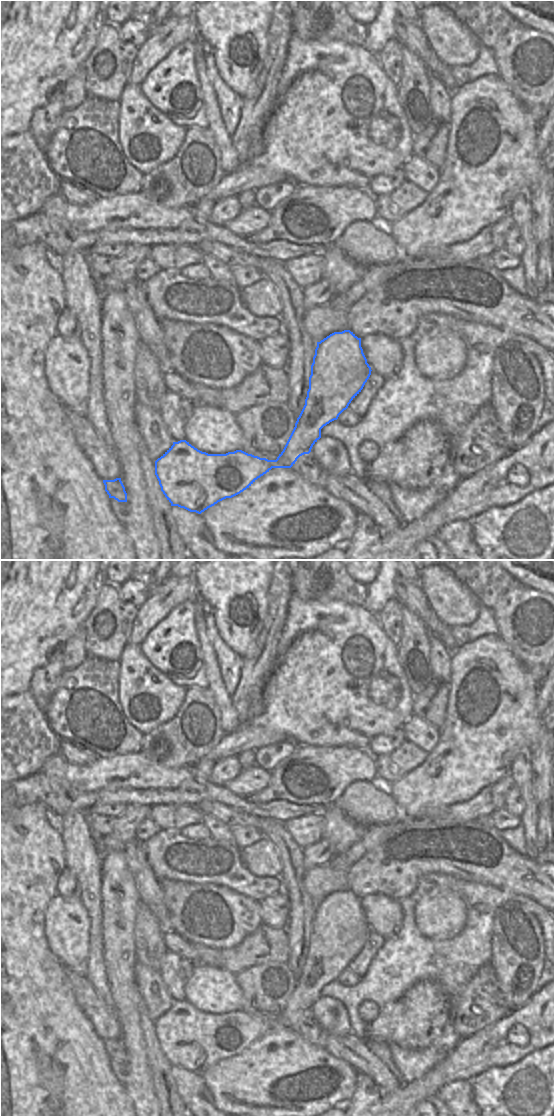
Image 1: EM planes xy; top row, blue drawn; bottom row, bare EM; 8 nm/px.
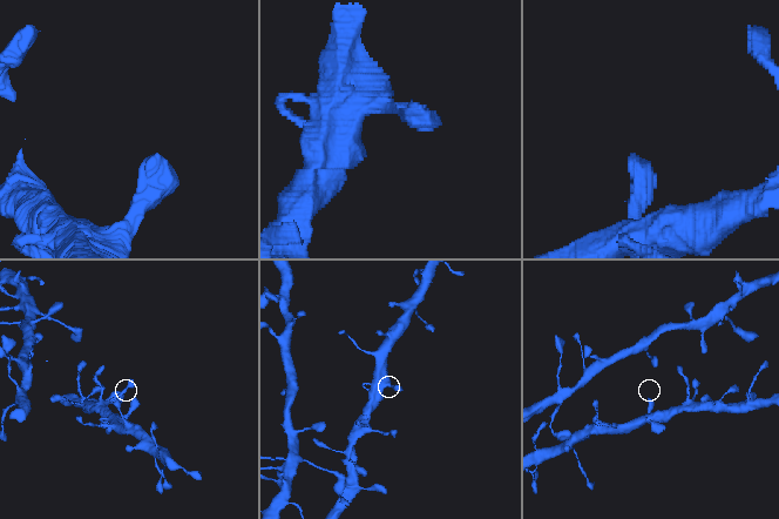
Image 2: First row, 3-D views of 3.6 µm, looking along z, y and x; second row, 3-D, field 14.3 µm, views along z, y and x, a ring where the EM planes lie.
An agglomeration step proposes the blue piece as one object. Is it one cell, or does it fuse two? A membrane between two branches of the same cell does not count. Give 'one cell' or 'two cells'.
one cell

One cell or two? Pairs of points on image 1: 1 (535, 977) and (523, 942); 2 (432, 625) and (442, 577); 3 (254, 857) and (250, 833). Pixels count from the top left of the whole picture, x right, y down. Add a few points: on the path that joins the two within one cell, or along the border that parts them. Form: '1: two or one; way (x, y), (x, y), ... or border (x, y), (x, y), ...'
1: one; way (533, 968), (523, 958), (523, 951)
2: two; border (433, 611), (450, 628)
3: two; border (262, 837), (241, 848)

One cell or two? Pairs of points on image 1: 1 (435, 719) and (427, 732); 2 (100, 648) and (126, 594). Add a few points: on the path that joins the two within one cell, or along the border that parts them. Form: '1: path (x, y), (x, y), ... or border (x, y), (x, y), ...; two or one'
1: border (413, 713), (438, 728); two
2: border (118, 588), (118, 595), (138, 608); two

